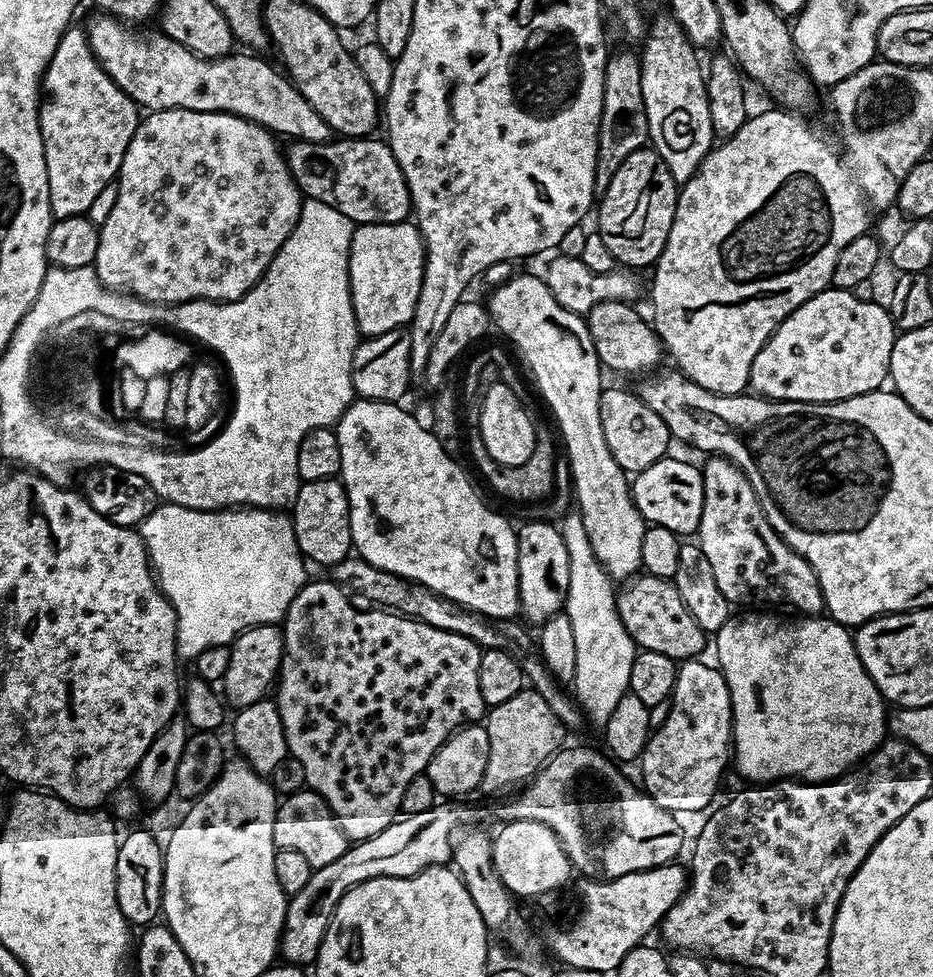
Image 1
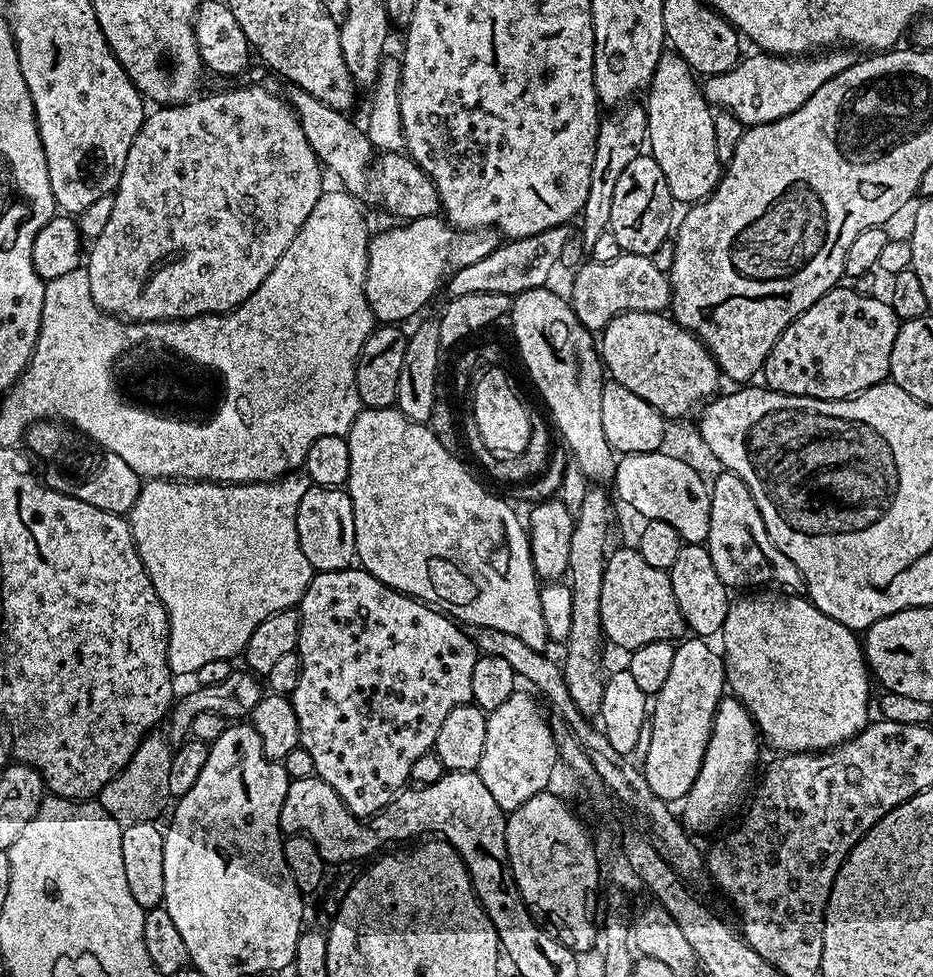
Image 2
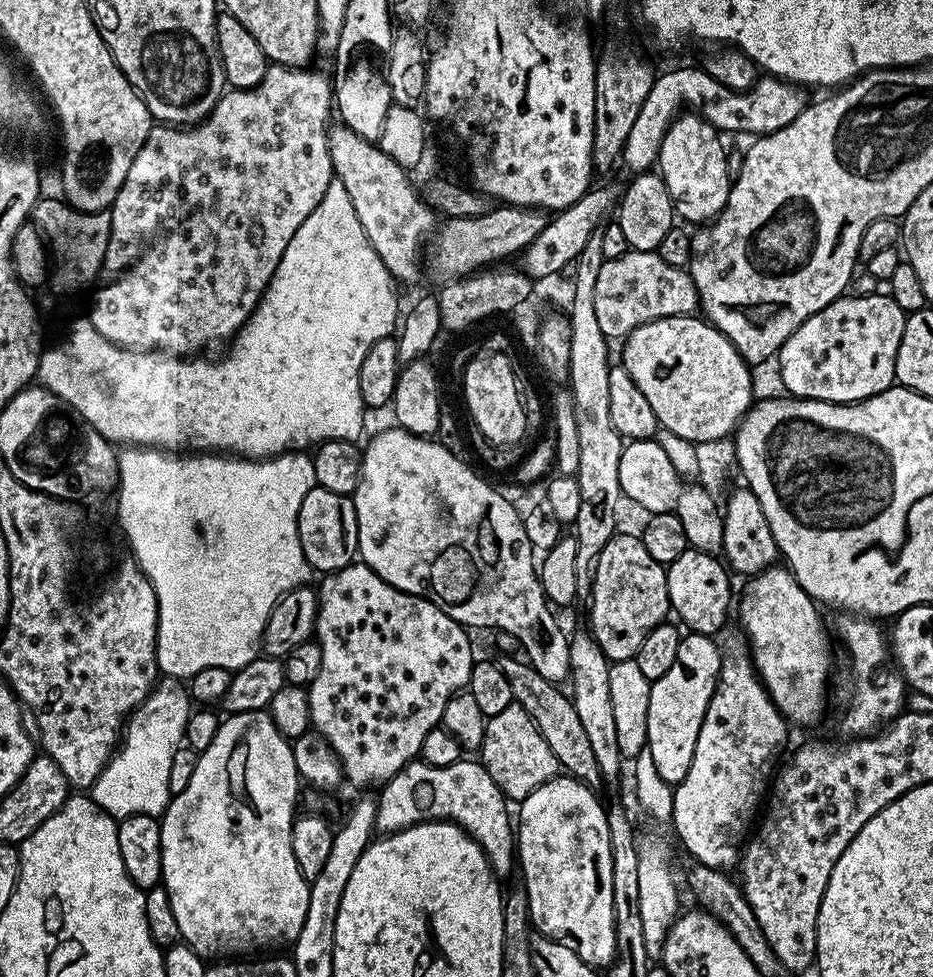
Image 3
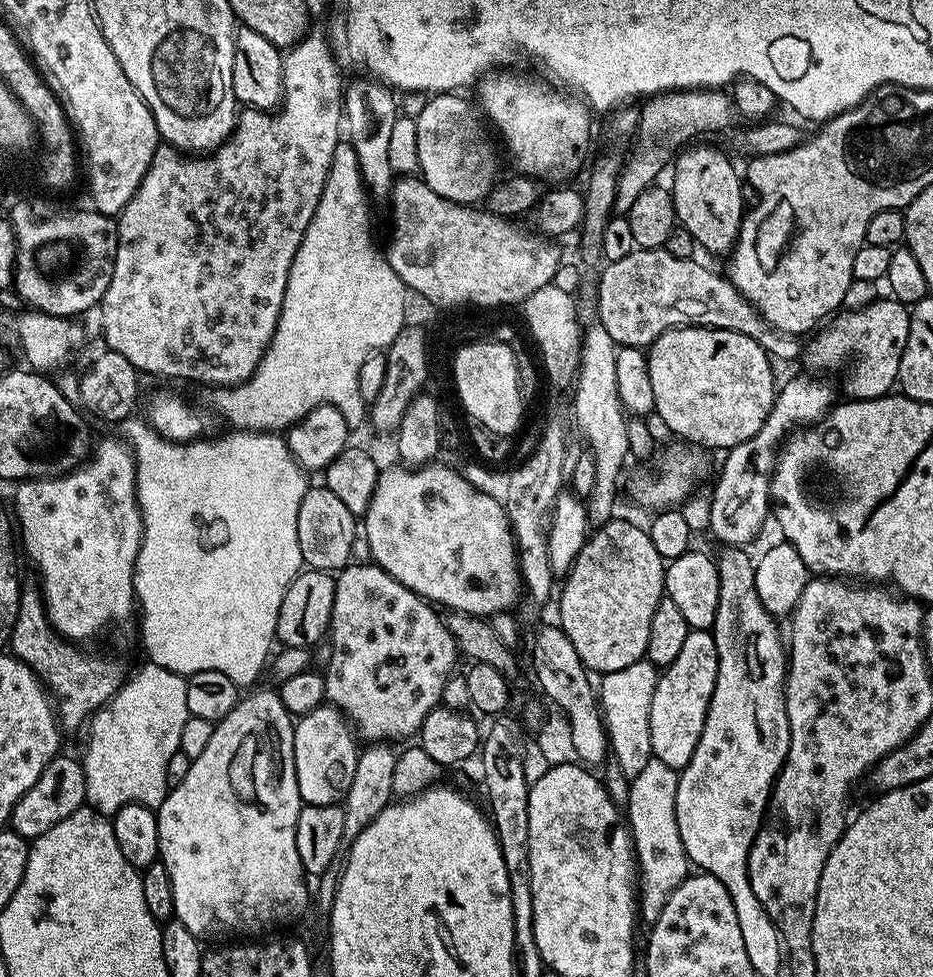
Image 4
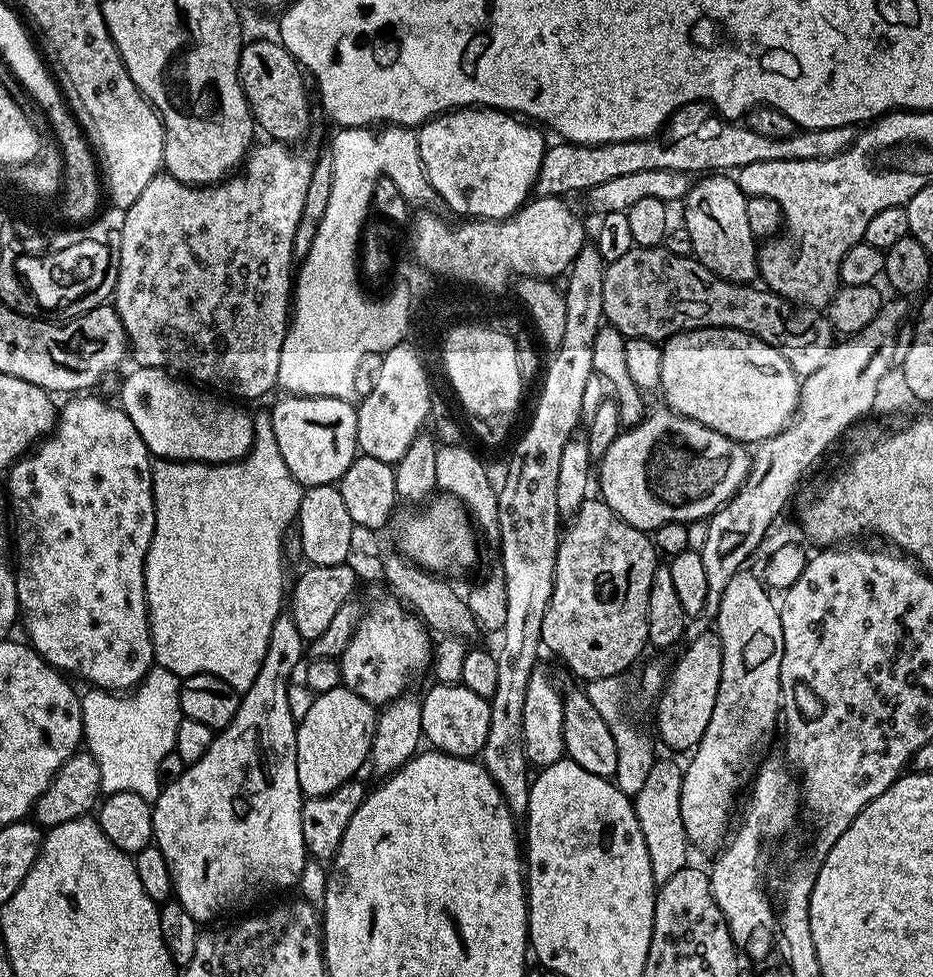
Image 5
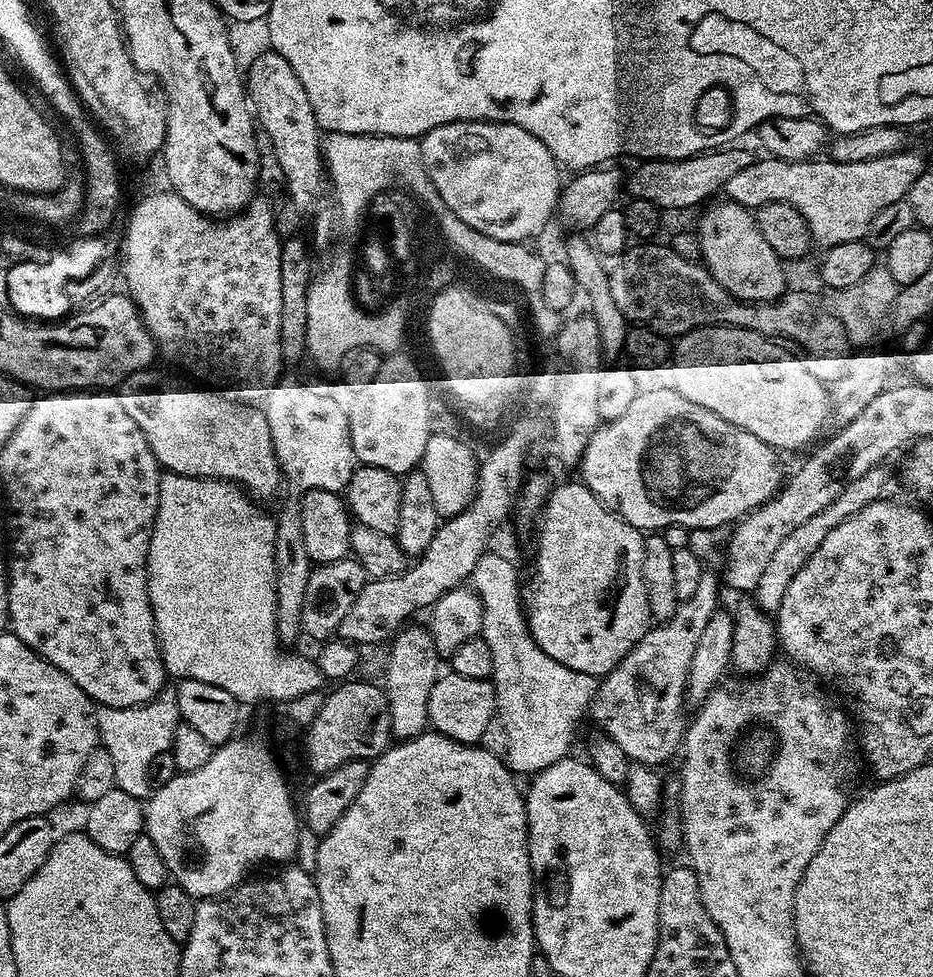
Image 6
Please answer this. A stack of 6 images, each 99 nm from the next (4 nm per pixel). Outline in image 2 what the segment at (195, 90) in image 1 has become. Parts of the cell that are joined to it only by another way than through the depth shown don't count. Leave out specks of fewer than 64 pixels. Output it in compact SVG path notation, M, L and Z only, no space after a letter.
M289 87L287 91L286 99L300 119L302 134L306 134L306 140L310 142L310 148L320 159L321 165L329 173L332 171L334 175L340 176L344 183L341 184L343 191L357 198L363 197L368 184L370 188L370 173L374 168L374 147L365 129L359 123L356 125L351 115L326 106L326 102L318 102L318 98L314 98L314 94L306 94L306 90Z

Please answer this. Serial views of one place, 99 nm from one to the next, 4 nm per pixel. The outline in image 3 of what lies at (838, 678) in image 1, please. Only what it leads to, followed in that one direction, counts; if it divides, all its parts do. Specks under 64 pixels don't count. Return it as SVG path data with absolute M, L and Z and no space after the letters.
M784 566L757 572L745 584L744 593L738 596L739 627L748 637L756 675L785 720L793 725L818 723L824 716L824 683L832 668L832 644L834 648L833 637L830 632L828 637L820 617L821 609Z

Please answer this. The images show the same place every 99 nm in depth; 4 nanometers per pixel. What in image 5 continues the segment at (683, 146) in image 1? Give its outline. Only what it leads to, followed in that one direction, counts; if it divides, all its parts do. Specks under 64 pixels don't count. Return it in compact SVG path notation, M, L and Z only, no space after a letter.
M704 174L691 185L682 201L682 226L694 242L694 256L723 280L748 284L758 276L758 240L753 236L746 218L748 196L735 179L728 174Z

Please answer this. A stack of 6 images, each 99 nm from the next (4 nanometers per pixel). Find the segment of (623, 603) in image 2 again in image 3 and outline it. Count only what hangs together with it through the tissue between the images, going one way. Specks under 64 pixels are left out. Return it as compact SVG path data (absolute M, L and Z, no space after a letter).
M617 534L602 546L602 554L596 559L596 569L592 572L592 601L588 604L588 624L592 637L606 654L610 662L618 660L631 660L638 654L642 642L646 642L646 634L665 623L670 616L668 602L668 574L665 565L659 564L650 556L643 546L639 535L623 536Z

